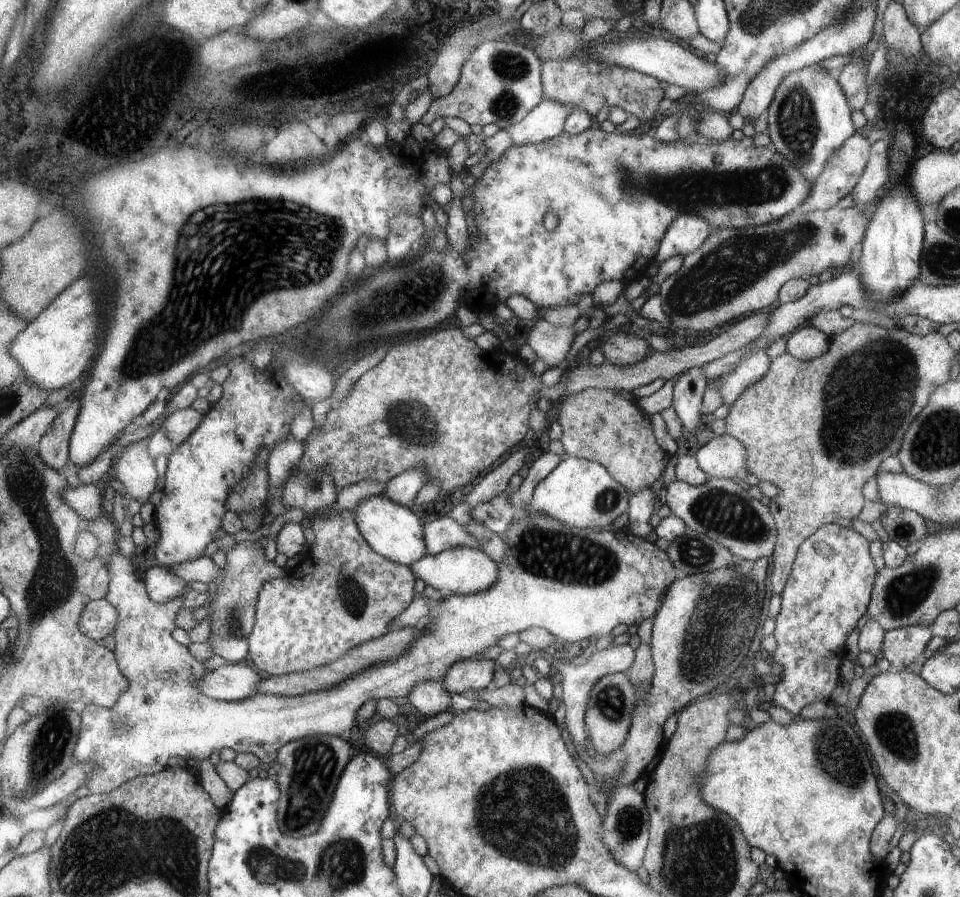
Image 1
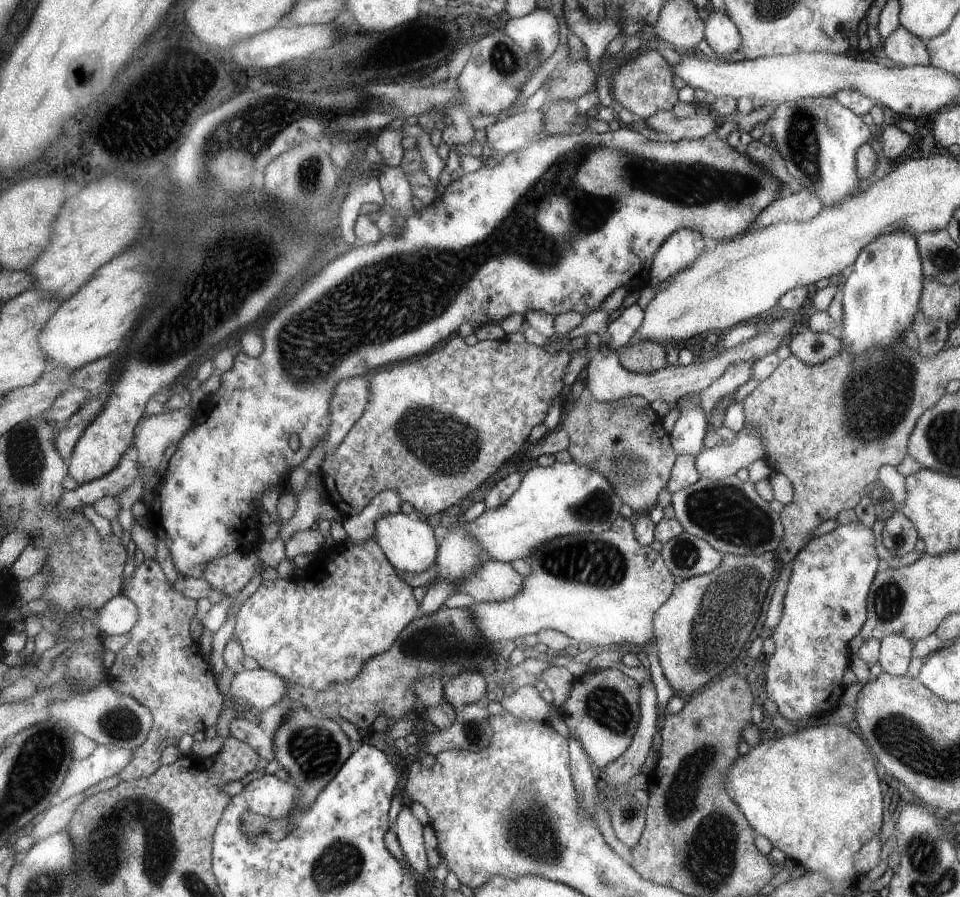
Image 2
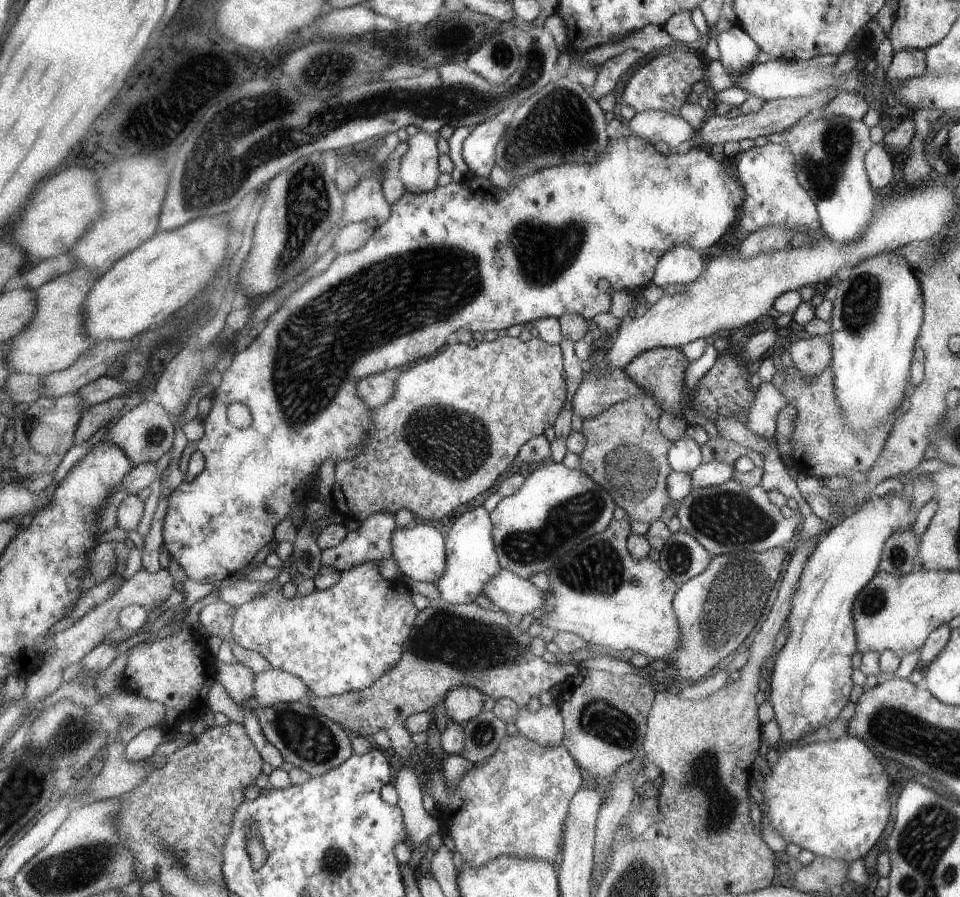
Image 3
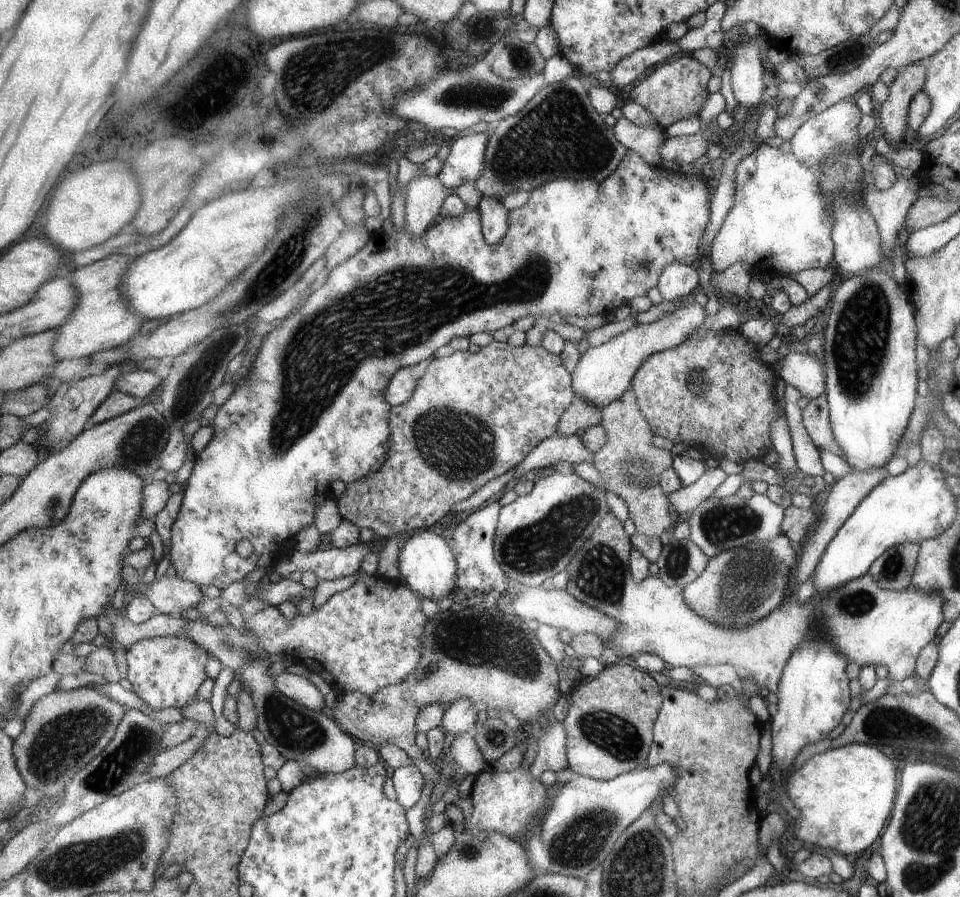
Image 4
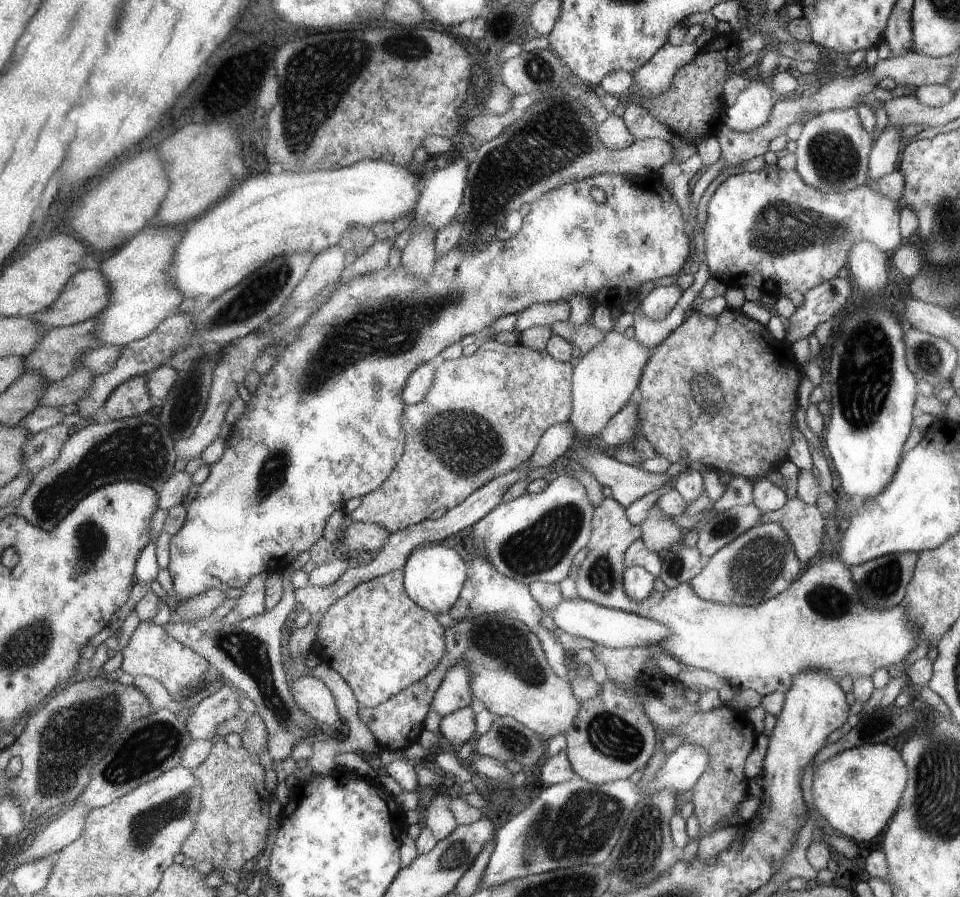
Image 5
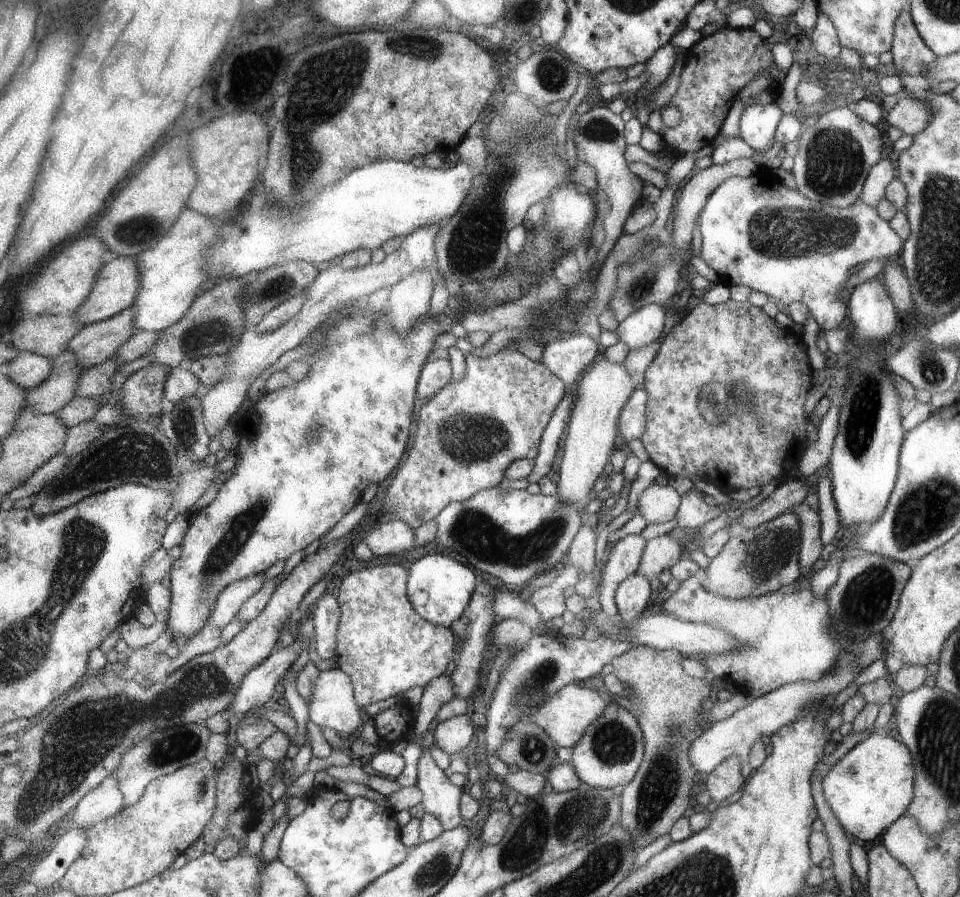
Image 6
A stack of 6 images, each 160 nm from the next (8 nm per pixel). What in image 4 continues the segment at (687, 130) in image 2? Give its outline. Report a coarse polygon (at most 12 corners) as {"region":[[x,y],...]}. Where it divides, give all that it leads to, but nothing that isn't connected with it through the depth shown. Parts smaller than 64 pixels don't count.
{"region":[[621,117],[609,130],[619,144],[651,166],[661,166],[659,124],[639,126]]}

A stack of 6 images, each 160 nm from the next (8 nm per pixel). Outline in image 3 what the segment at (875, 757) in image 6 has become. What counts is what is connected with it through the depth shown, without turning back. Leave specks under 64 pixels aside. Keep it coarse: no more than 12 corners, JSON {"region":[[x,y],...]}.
{"region":[[866,743],[778,749],[764,778],[771,828],[851,863],[889,820]]}

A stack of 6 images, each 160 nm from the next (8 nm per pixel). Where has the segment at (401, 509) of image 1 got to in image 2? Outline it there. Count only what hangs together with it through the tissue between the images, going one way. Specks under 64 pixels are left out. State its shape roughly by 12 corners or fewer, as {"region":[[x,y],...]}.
{"region":[[413,514],[376,522],[377,542],[399,571],[438,560],[441,539]]}

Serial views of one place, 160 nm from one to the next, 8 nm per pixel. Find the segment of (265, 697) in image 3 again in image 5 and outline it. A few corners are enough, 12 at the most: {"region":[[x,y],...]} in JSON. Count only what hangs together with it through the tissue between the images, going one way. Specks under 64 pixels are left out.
{"region":[[311,674],[293,678],[297,704],[320,724],[343,721],[327,684]]}

